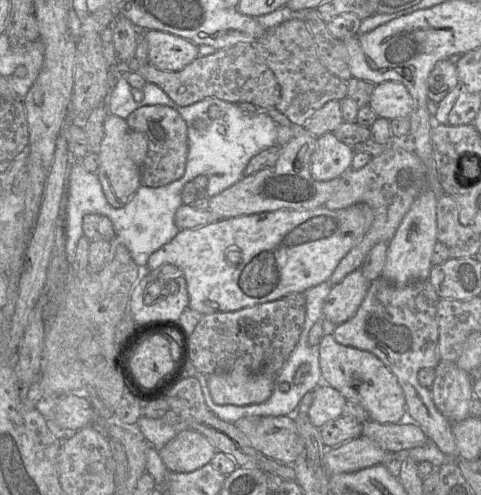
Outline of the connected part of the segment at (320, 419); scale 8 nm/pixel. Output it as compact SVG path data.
M321 383L313 390L313 401L307 415L312 425L320 428L325 423L342 416L346 399L333 387Z

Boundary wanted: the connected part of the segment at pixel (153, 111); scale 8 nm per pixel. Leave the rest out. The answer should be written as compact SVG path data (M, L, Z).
M146 105L133 111L126 122L132 130L147 136L148 150L141 165L141 184L160 187L180 179L185 172L188 154L187 124L181 115L165 105Z

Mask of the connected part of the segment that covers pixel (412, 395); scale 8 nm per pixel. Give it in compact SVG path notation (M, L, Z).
M381 276L370 282L356 313L337 325L332 335L341 345L371 352L379 358L394 374L403 391L407 418L419 425L443 454L458 458L452 423L436 408L430 388L422 387L417 379L420 369L435 370L440 361L436 322L439 299L429 279L396 285Z

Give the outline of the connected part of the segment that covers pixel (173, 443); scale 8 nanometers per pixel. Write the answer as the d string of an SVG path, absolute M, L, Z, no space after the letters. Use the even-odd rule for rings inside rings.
M186 429L171 439L159 455L170 472L189 473L209 464L216 452L204 435Z

